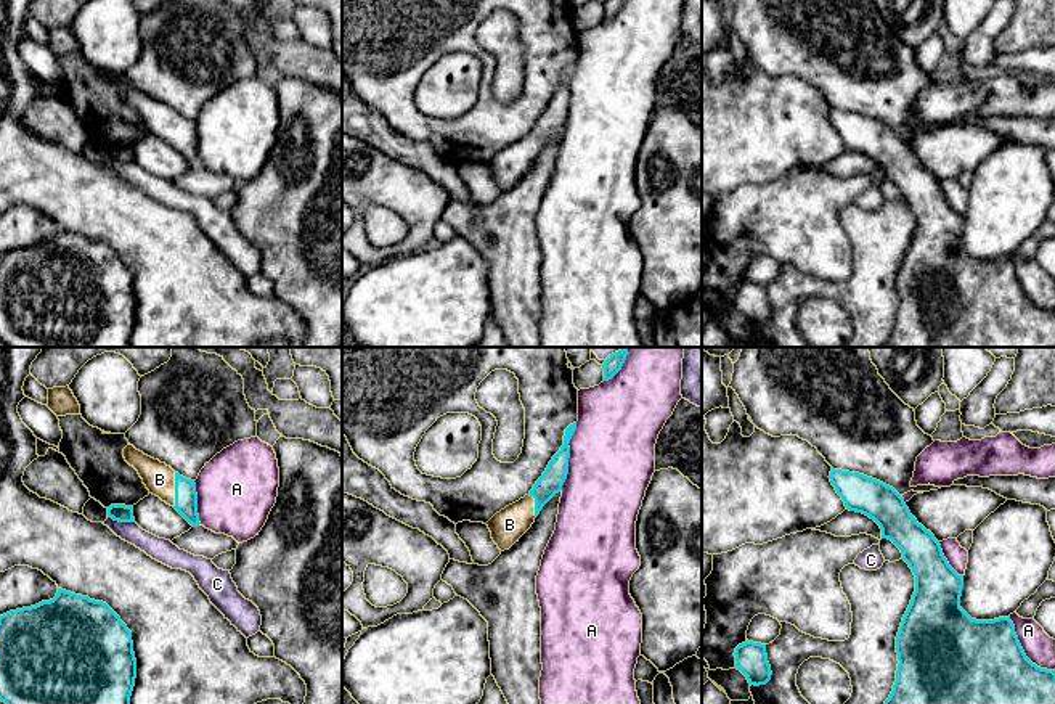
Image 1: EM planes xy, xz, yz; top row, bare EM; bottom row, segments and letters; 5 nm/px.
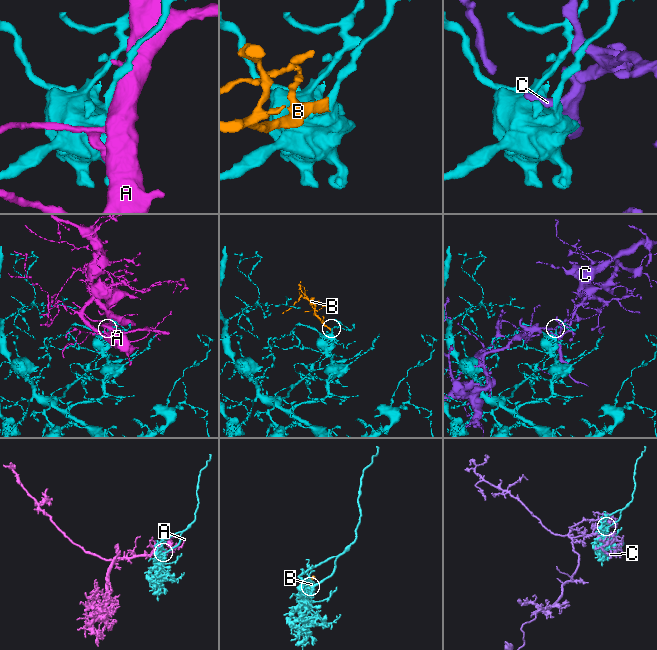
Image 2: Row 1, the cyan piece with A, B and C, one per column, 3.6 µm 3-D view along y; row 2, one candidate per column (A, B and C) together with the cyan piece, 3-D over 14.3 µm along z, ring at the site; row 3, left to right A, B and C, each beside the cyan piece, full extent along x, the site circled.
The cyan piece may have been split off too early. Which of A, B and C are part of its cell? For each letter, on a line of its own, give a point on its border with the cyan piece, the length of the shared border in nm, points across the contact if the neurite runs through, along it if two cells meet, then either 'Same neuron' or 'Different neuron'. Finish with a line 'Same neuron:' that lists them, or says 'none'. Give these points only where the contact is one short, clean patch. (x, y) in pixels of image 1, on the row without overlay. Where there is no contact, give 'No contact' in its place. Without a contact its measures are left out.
A: Touches cyan at yz (1023, 291). Shared border 360 nm. Different neuron
B: Touches cyan at xy (175, 130). Shared border 180 nm. Path across: xy (185, 129), (175, 130), (159, 119). Same neuron
C: Touches cyan at xy (121, 161). Shared border 140 nm. Different neuron
Same neuron: B

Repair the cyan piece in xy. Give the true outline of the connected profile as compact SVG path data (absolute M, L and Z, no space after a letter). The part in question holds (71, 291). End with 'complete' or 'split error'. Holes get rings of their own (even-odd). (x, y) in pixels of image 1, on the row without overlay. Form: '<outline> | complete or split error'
M58 228L50 241L0 256L0 341L8 347L130 347L135 318L132 272L103 241Z | complete

